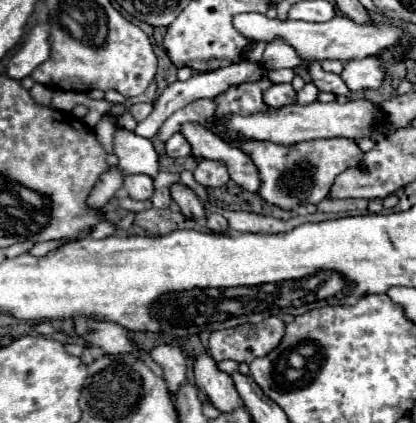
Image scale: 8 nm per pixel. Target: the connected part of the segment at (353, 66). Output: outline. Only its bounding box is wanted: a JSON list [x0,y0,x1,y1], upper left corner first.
[341,56,385,90]

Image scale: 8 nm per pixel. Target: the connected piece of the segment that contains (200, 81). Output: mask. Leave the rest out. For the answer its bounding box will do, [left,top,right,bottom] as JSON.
[135,62,295,138]

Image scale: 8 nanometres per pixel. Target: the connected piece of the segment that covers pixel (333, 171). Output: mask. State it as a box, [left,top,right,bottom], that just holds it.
[229,138,363,210]

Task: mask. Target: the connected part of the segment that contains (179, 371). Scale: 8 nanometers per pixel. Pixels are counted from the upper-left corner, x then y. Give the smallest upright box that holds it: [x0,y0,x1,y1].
[149,344,187,392]

